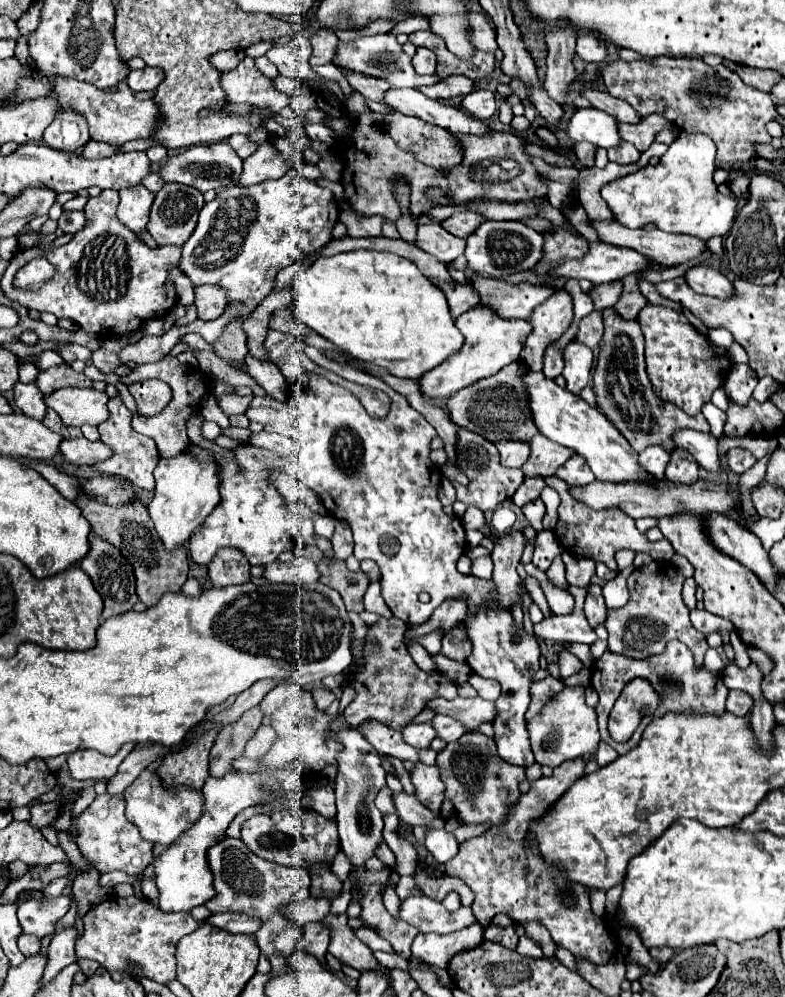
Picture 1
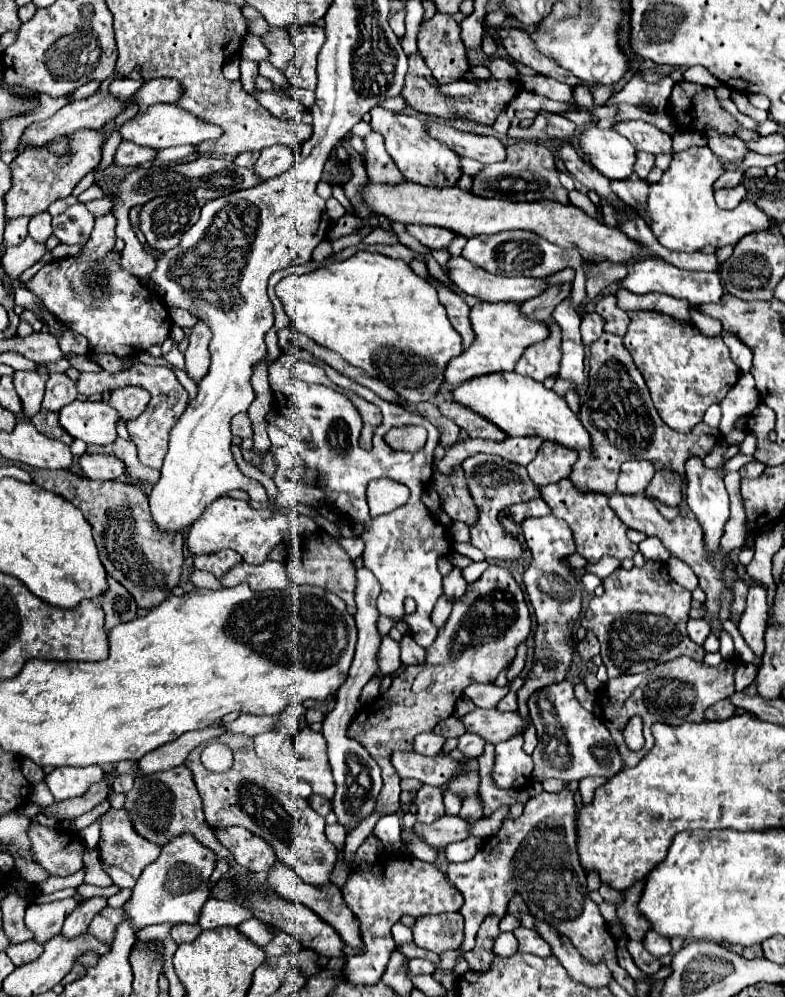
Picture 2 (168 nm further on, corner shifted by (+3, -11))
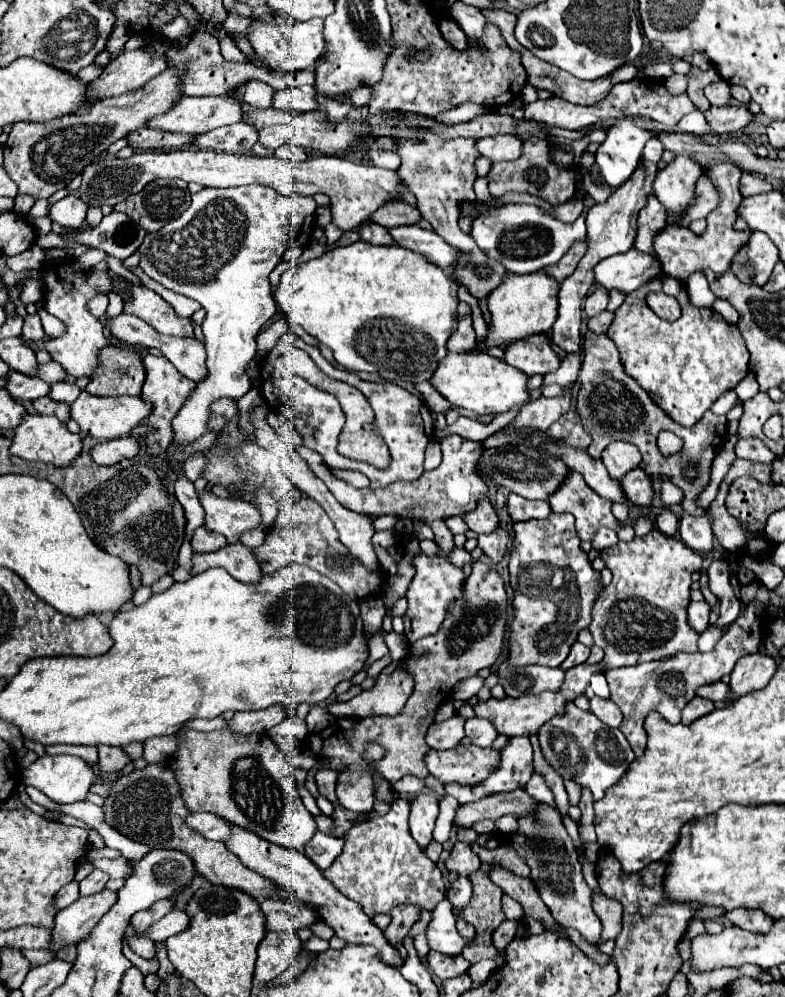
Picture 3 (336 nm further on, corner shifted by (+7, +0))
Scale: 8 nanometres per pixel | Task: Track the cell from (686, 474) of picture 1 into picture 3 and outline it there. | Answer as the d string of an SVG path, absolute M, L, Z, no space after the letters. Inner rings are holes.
M638 467L628 471L628 475L620 479L620 487L624 495L628 495L628 503L636 503L638 507L650 507L654 491L652 491L648 473L644 473Z

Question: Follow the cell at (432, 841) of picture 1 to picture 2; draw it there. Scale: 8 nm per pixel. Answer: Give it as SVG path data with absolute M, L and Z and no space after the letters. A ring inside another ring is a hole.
M466 838L462 842L452 842L448 844L446 848L442 848L442 852L446 854L446 860L448 862L462 862L462 860L468 860L472 858L472 854L476 854L476 850L480 848L482 844L482 838Z

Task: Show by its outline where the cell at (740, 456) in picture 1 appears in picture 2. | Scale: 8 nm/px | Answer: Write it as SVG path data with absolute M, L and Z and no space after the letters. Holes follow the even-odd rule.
M754 460L754 462L750 462L750 464L746 464L746 466L742 466L740 468L740 476L742 478L758 478L762 472L764 472L764 464L762 462L758 462L758 460Z

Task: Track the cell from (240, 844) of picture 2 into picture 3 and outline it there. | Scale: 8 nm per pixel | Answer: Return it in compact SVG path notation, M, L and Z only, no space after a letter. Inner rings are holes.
M188 813L184 821L190 829L198 831L204 839L212 841L226 841L230 837L230 827L224 817L214 813Z

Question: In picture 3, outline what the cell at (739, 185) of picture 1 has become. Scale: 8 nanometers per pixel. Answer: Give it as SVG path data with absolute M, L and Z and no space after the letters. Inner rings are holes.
M700 177L696 181L696 203L692 203L692 209L688 207L688 215L684 215L684 223L680 227L688 227L694 219L704 219L712 209L718 205L718 193L708 177Z

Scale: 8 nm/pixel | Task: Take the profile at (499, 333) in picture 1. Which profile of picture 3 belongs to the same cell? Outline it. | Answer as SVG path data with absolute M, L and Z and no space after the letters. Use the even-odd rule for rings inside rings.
M544 271L516 275L510 273L506 283L496 287L488 295L488 311L492 313L492 325L488 327L488 339L484 347L500 347L500 343L514 343L536 333L548 333L558 315L558 281L554 281Z

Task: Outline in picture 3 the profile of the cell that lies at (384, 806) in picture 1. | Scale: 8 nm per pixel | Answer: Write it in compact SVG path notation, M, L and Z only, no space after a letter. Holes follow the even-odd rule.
M436 951L428 953L428 965L440 979L452 979L452 977L458 977L470 969L470 963L462 955L446 957Z

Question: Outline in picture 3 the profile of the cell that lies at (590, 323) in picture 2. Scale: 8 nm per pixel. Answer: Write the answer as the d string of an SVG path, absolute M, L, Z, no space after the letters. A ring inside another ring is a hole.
M598 287L598 289L594 289L594 291L586 297L586 301L584 301L584 311L586 311L588 317L594 317L594 315L602 313L602 311L606 309L606 305L608 305L608 291L602 289L602 287Z

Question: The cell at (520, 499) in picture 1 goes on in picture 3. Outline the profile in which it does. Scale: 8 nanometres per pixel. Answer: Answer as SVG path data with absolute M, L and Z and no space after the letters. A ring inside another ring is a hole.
M510 493L508 497L508 515L516 521L528 521L528 519L544 519L552 509L546 501L528 501L520 495Z

